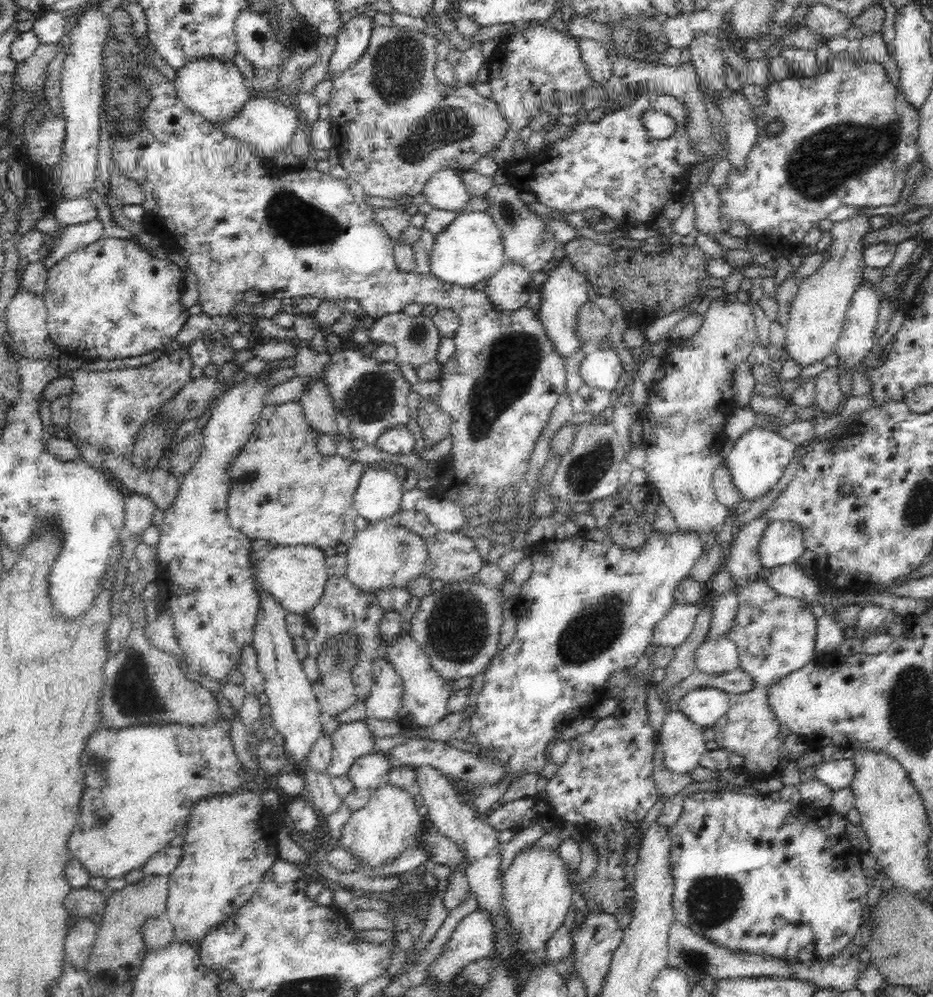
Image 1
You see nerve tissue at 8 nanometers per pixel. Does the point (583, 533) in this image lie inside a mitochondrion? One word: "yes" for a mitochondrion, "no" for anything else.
no

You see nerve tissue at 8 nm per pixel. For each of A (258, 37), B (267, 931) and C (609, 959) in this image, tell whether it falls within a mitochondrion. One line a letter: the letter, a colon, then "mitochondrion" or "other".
A: mitochondrion
B: other
C: other

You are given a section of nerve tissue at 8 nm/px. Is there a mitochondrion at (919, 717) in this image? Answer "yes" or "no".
yes

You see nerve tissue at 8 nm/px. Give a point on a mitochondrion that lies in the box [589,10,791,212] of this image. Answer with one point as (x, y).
(641, 39)

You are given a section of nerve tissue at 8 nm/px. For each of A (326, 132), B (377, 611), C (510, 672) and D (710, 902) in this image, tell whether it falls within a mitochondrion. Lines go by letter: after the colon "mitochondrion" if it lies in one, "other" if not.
A: other
B: other
C: other
D: mitochondrion

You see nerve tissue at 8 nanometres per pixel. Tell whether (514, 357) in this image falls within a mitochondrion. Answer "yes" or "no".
yes

